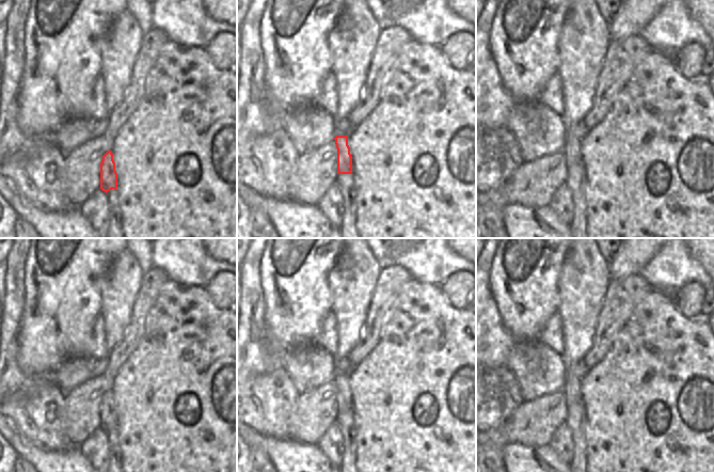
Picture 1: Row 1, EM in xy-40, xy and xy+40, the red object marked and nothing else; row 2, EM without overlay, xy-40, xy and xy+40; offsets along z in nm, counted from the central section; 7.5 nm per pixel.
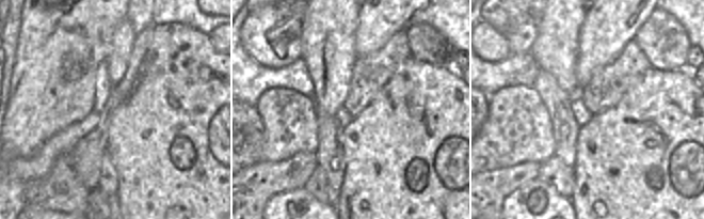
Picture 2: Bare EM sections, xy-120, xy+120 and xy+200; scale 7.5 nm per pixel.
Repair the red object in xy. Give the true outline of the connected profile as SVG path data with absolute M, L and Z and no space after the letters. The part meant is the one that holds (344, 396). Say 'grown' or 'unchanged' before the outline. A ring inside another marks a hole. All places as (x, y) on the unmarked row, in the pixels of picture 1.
unchanged; M335 375L337 388L337 413L352 413L352 395L348 384L348 375Z

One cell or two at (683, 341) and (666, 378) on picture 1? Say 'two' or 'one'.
one

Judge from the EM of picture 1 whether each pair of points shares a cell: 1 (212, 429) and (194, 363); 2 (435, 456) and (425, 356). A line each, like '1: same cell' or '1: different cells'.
1: same cell
2: same cell

